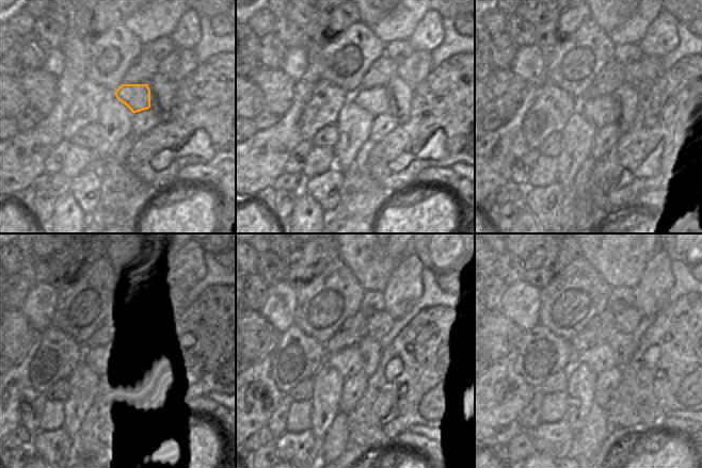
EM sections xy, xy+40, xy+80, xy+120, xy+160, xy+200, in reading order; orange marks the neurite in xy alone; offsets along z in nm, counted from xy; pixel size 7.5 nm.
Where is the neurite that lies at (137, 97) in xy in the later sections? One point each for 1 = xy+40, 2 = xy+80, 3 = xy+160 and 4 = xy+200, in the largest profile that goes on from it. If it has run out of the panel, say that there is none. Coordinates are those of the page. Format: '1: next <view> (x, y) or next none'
1: next xy+40 (376, 100)
2: next xy+80 (604, 110)
3: next xy+160 (349, 360)
4: next xy+200 (601, 357)

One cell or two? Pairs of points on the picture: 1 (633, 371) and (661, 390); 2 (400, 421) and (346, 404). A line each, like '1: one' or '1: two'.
1: one
2: two

